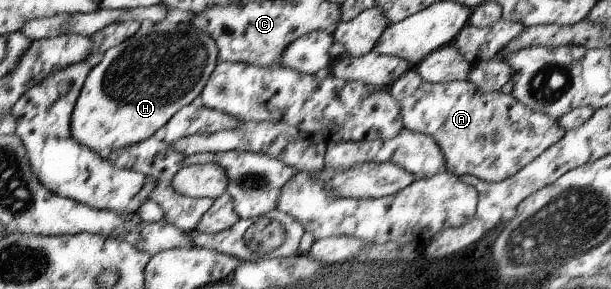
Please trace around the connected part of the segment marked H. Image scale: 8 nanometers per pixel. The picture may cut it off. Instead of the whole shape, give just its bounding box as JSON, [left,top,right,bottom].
[71,20,217,159]

